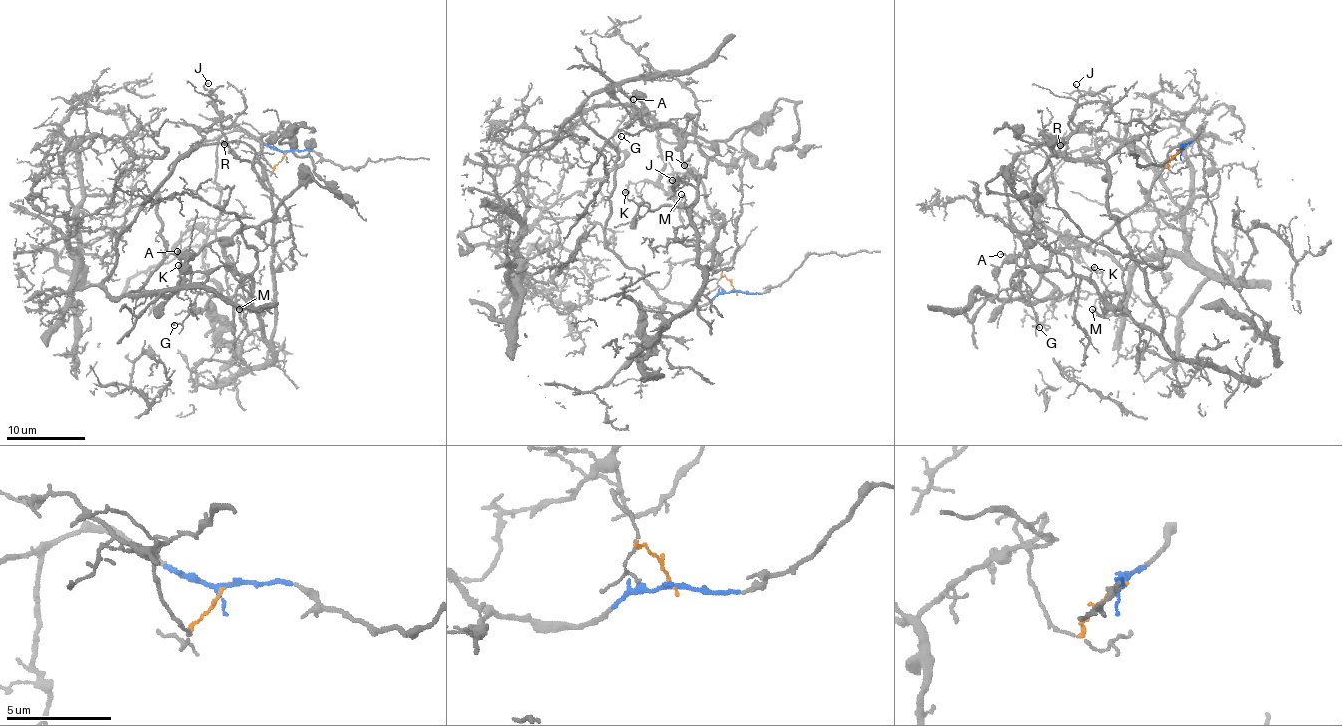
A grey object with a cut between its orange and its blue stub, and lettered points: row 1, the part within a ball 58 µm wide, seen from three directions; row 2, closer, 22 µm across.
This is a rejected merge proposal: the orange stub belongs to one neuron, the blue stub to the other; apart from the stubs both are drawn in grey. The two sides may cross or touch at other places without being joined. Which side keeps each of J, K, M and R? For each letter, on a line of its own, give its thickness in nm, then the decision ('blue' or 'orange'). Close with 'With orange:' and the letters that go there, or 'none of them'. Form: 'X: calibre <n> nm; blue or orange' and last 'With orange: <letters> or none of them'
J: calibre 120 nm; orange
K: calibre 160 nm; orange
M: calibre 130 nm; orange
R: calibre 110 nm; orange
With orange: J, K, M, R

